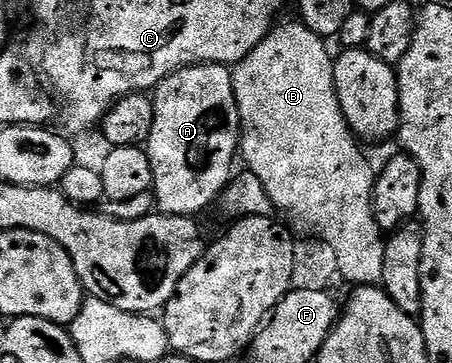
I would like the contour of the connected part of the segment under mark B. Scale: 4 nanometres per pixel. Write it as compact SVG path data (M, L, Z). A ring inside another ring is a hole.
M294 21L294 23L282 22L269 32L259 45L232 68L233 88L236 95L236 107L239 109L241 121L241 145L239 153L241 159L246 162L246 168L255 173L259 181L262 182L267 195L271 197L274 208L285 213L289 220L288 226L300 236L315 238L321 240L335 251L338 263L338 276L352 286L378 286L383 277L383 257L385 256L385 239L381 227L374 219L373 211L373 191L376 183L377 171L372 167L368 159L359 151L358 142L346 121L345 114L342 113L342 107L339 105L337 90L334 83L334 56L330 55L322 36L312 33L307 29L304 23Z

